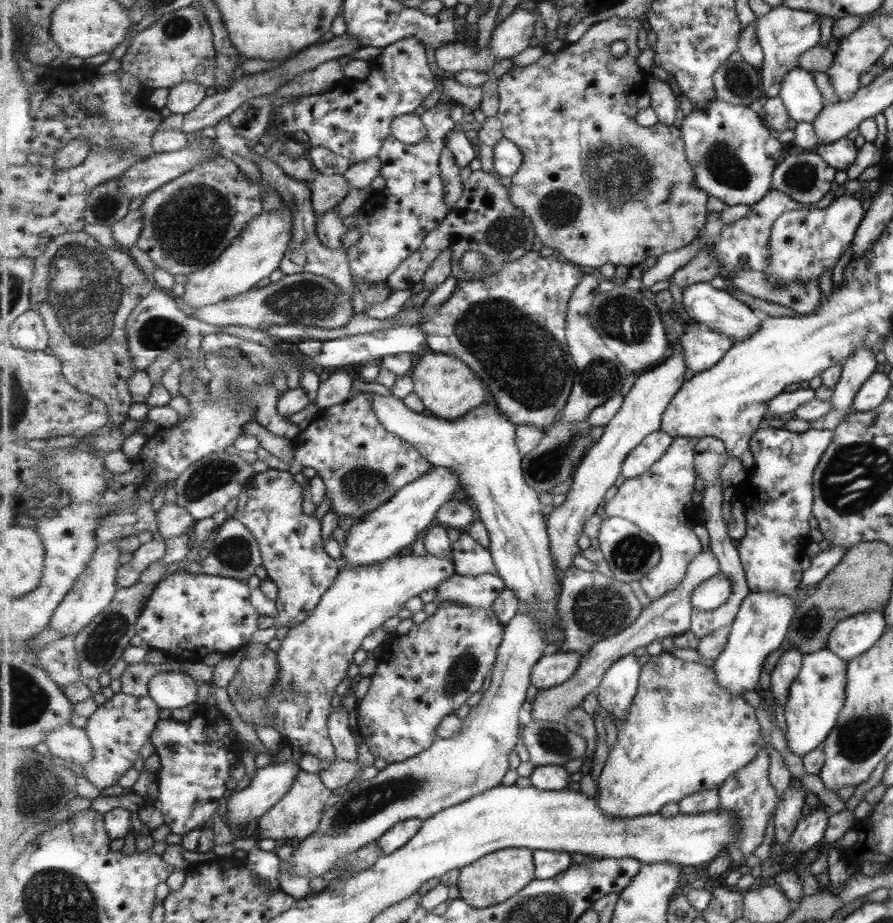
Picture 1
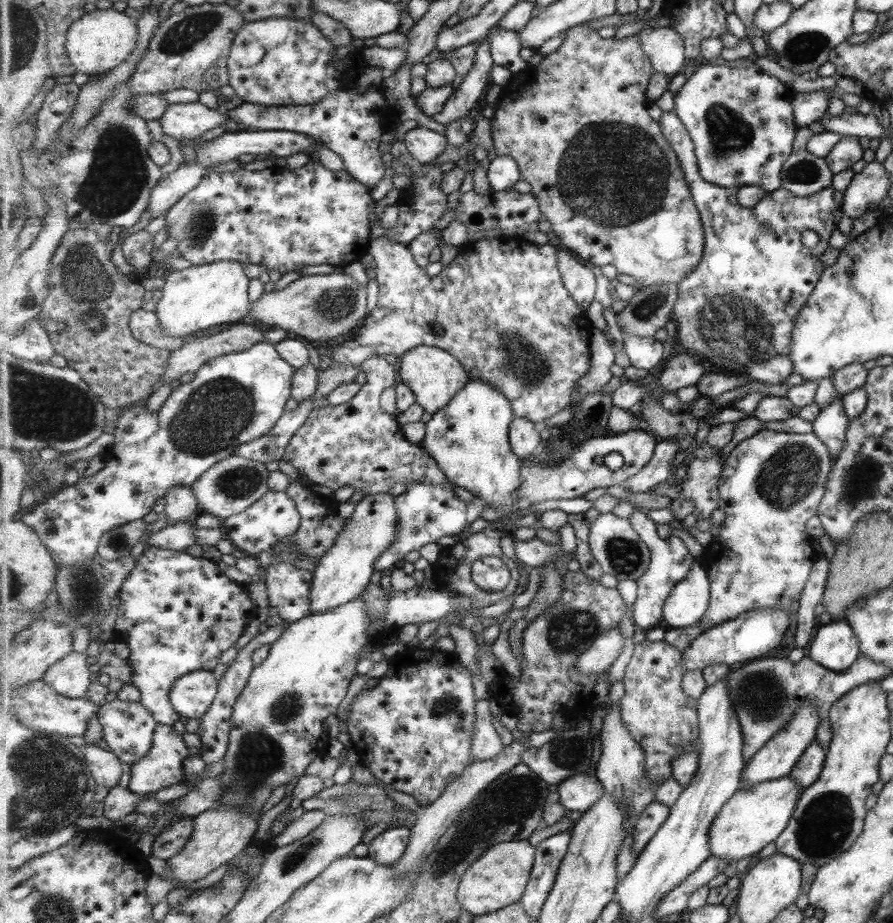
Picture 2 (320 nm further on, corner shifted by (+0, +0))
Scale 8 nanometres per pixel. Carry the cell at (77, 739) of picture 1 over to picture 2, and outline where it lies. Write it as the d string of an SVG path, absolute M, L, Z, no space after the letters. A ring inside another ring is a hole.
M93 744L84 747L88 768L95 777L97 786L104 786L108 790L115 788L124 776L123 762L115 752L104 750Z

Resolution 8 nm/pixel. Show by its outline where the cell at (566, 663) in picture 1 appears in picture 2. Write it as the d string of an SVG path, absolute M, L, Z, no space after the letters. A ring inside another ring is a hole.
M620 627L607 630L593 643L590 650L580 656L576 667L587 676L607 672L624 651L628 637Z

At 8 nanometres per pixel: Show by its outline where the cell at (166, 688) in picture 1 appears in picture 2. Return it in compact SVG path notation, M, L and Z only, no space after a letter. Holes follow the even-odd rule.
M195 671L182 676L172 690L172 703L187 718L201 718L220 691L220 671Z

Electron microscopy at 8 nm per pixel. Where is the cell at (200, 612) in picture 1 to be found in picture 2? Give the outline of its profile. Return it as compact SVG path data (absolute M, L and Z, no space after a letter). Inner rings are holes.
M157 546L145 547L137 559L135 570L120 592L115 635L125 640L131 654L131 680L142 692L140 700L161 725L175 724L181 715L172 703L172 690L177 680L195 671L220 671L223 652L227 652L245 634L249 622L255 620L258 606L246 586L233 582L219 570L217 563L207 558L195 558L186 551L173 551Z

